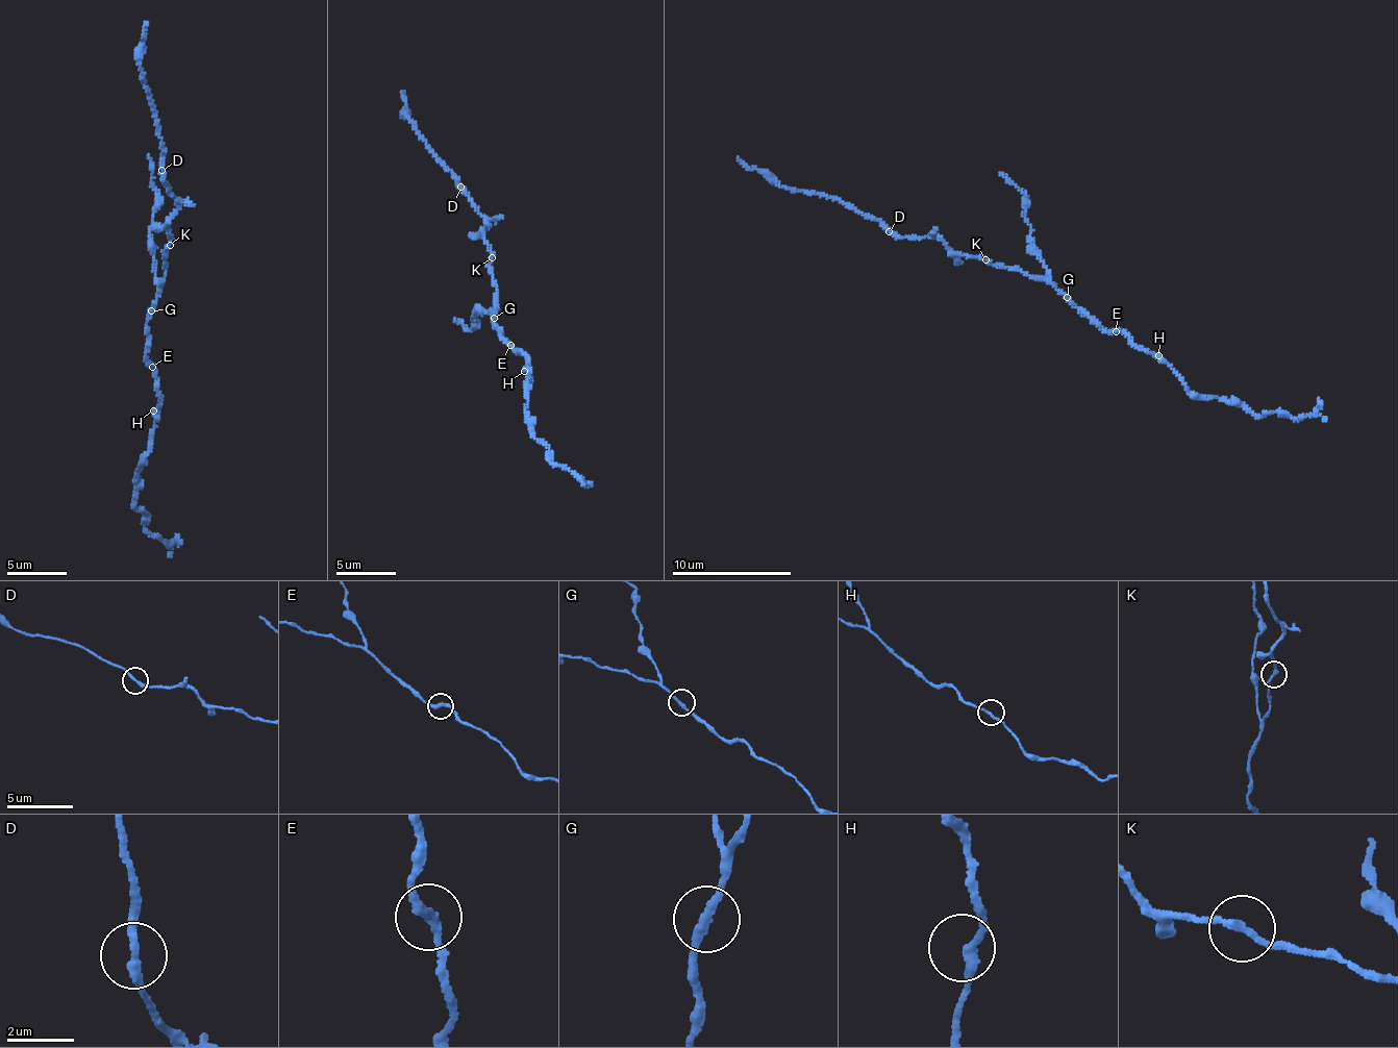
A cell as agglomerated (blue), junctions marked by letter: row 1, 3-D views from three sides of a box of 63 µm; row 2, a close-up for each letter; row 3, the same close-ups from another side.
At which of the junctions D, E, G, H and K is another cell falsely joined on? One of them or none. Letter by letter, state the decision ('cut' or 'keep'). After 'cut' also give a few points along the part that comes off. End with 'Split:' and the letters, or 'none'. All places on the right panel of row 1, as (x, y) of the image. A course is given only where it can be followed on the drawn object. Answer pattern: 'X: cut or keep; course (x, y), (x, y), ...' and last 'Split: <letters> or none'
D: keep
E: keep
G: keep
H: keep
K: keep
Split: none

